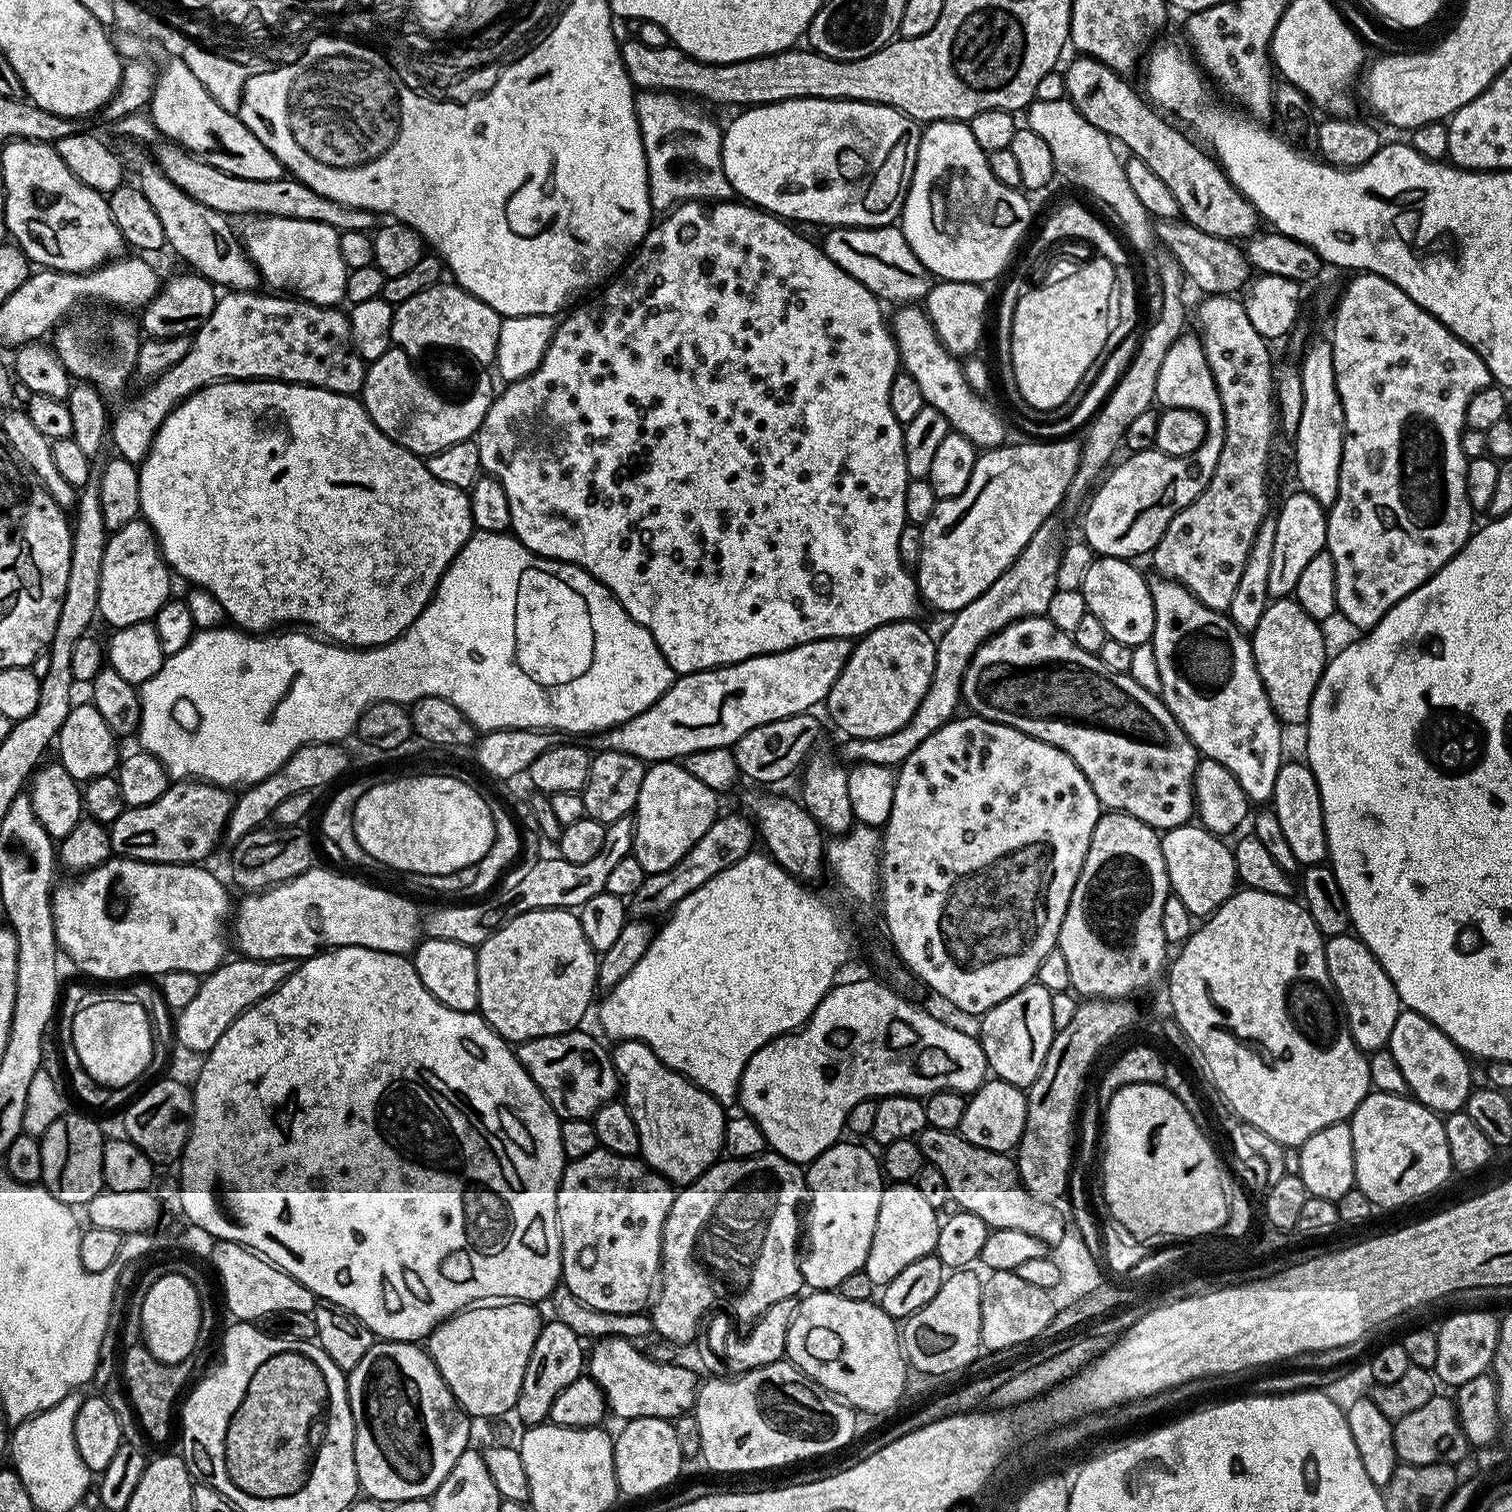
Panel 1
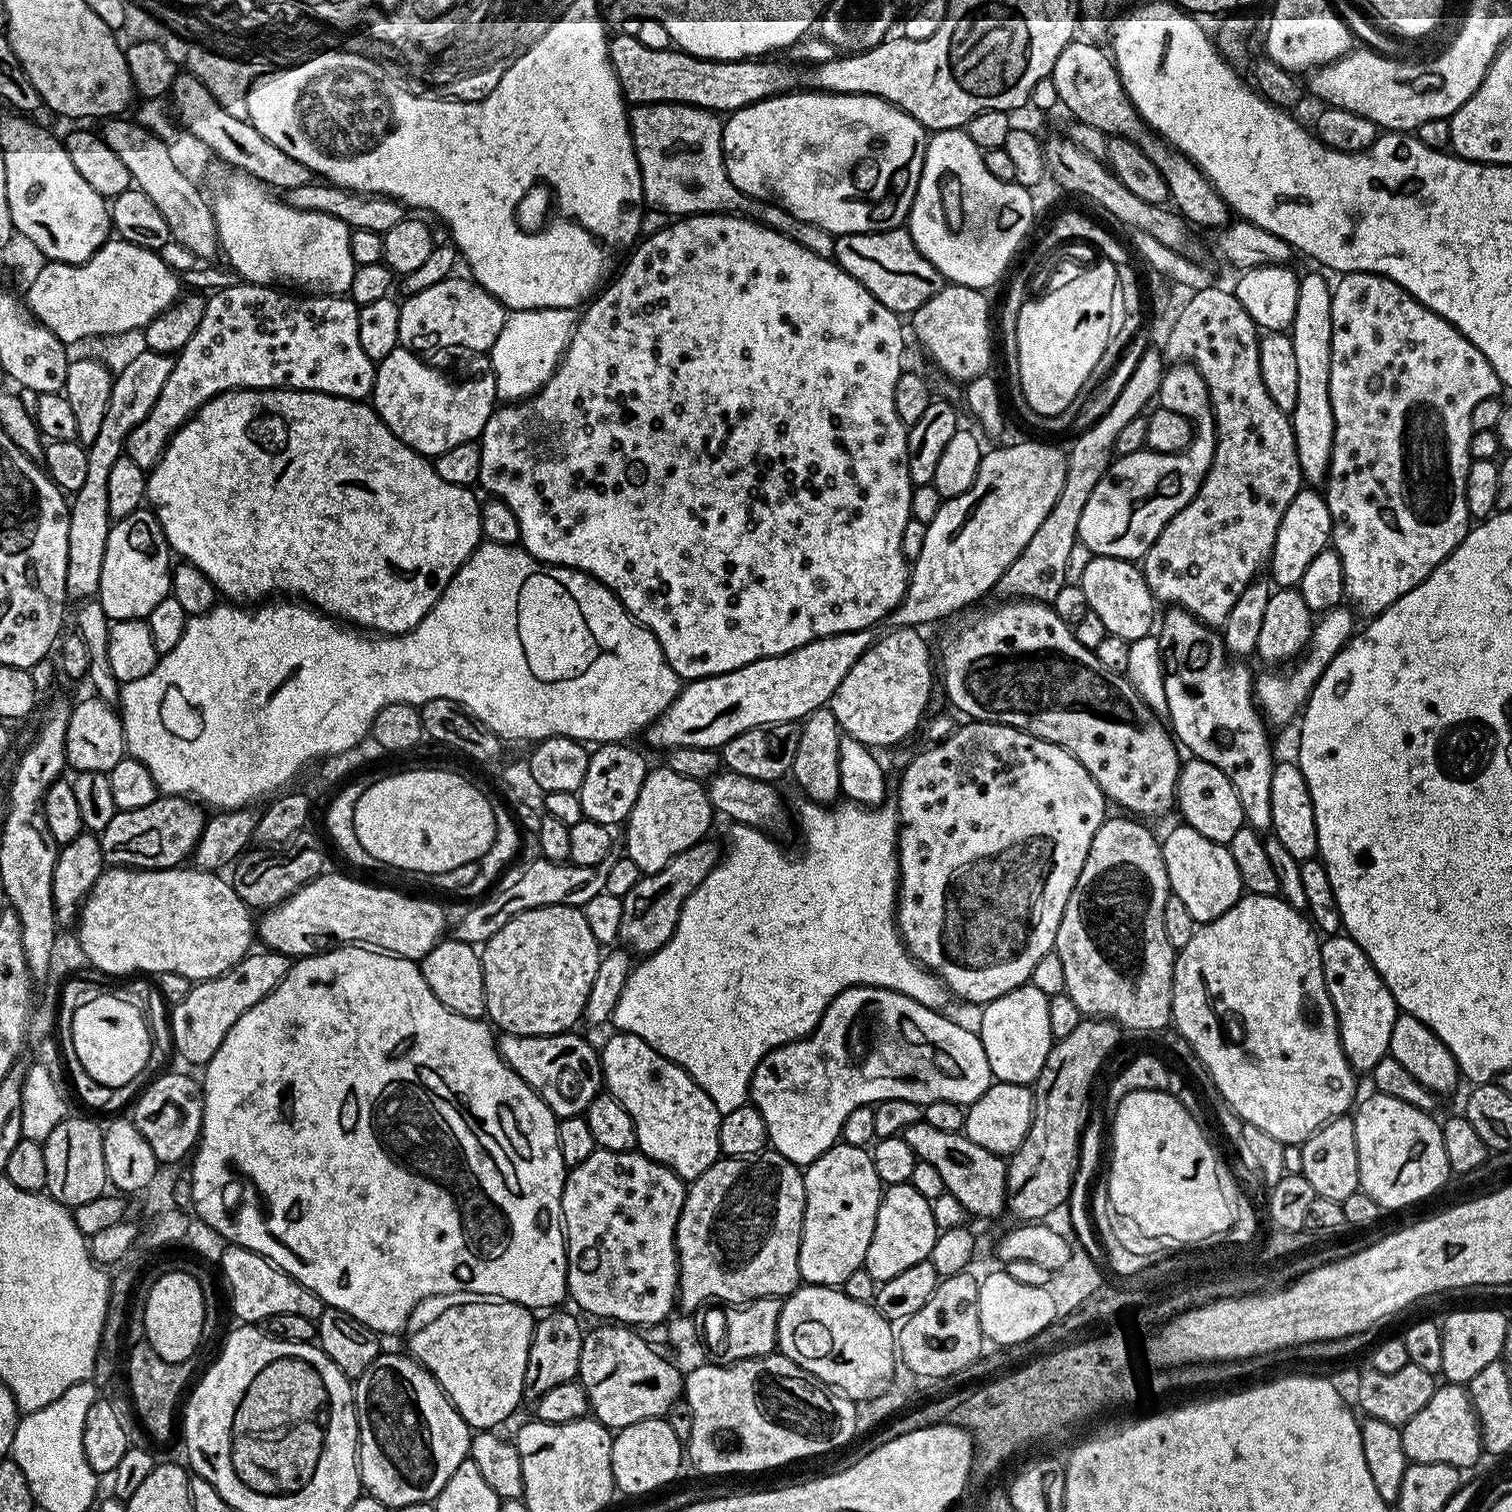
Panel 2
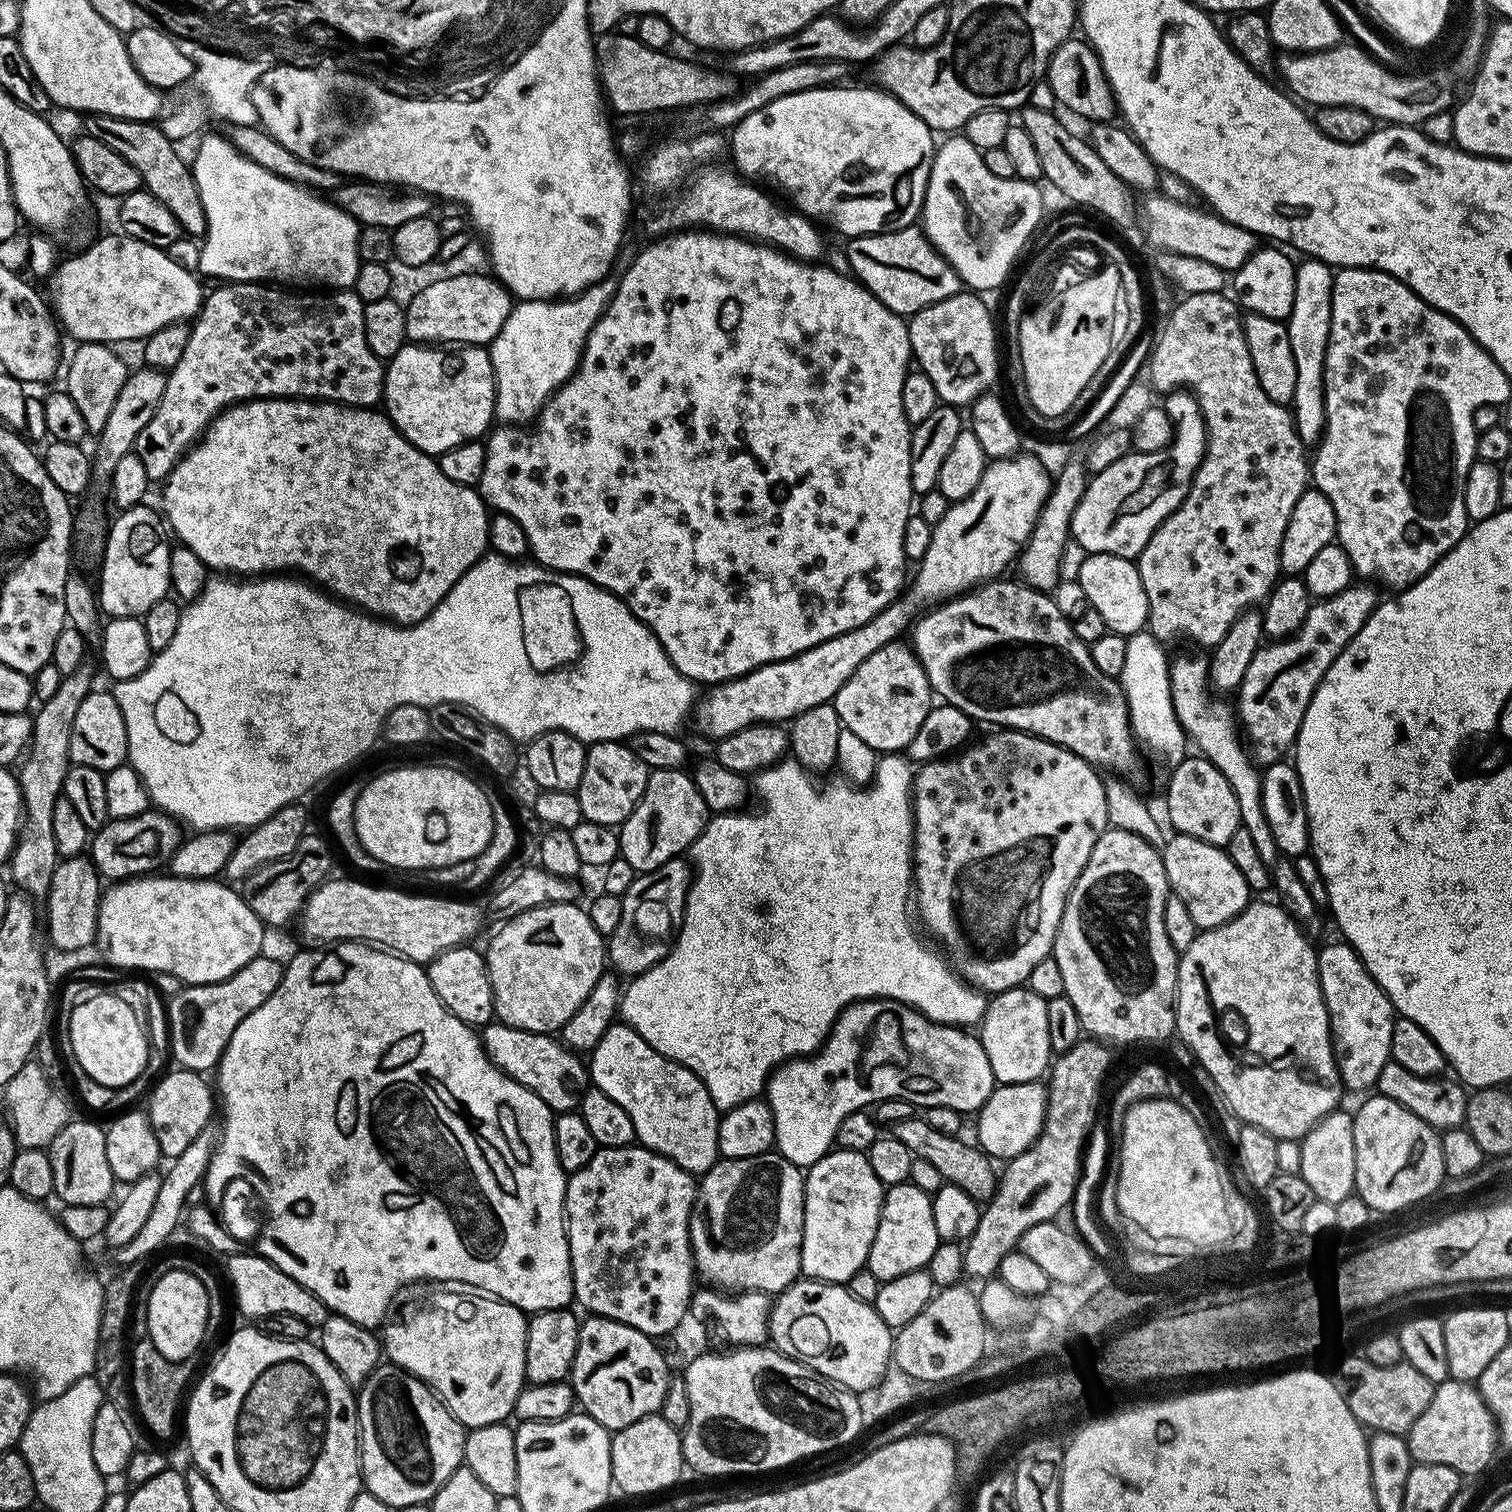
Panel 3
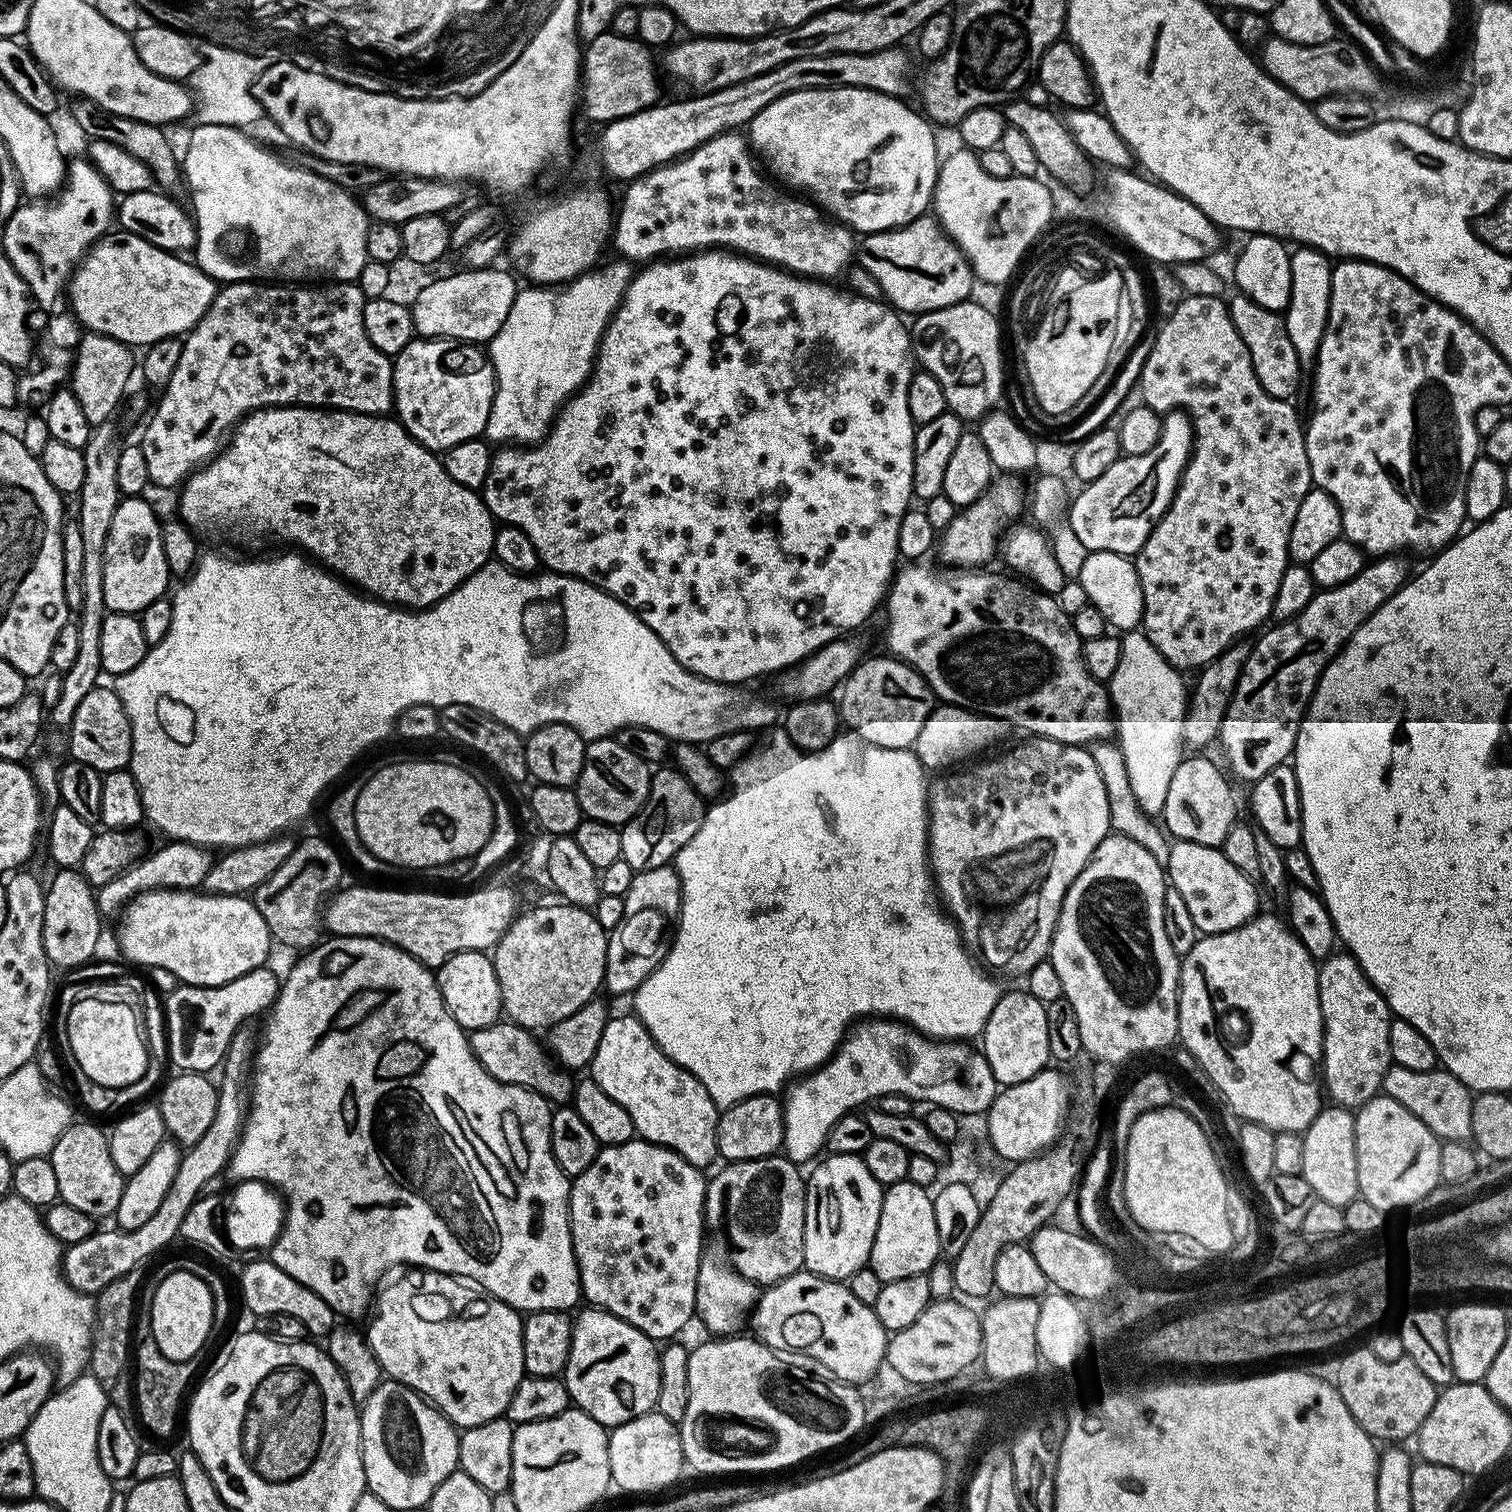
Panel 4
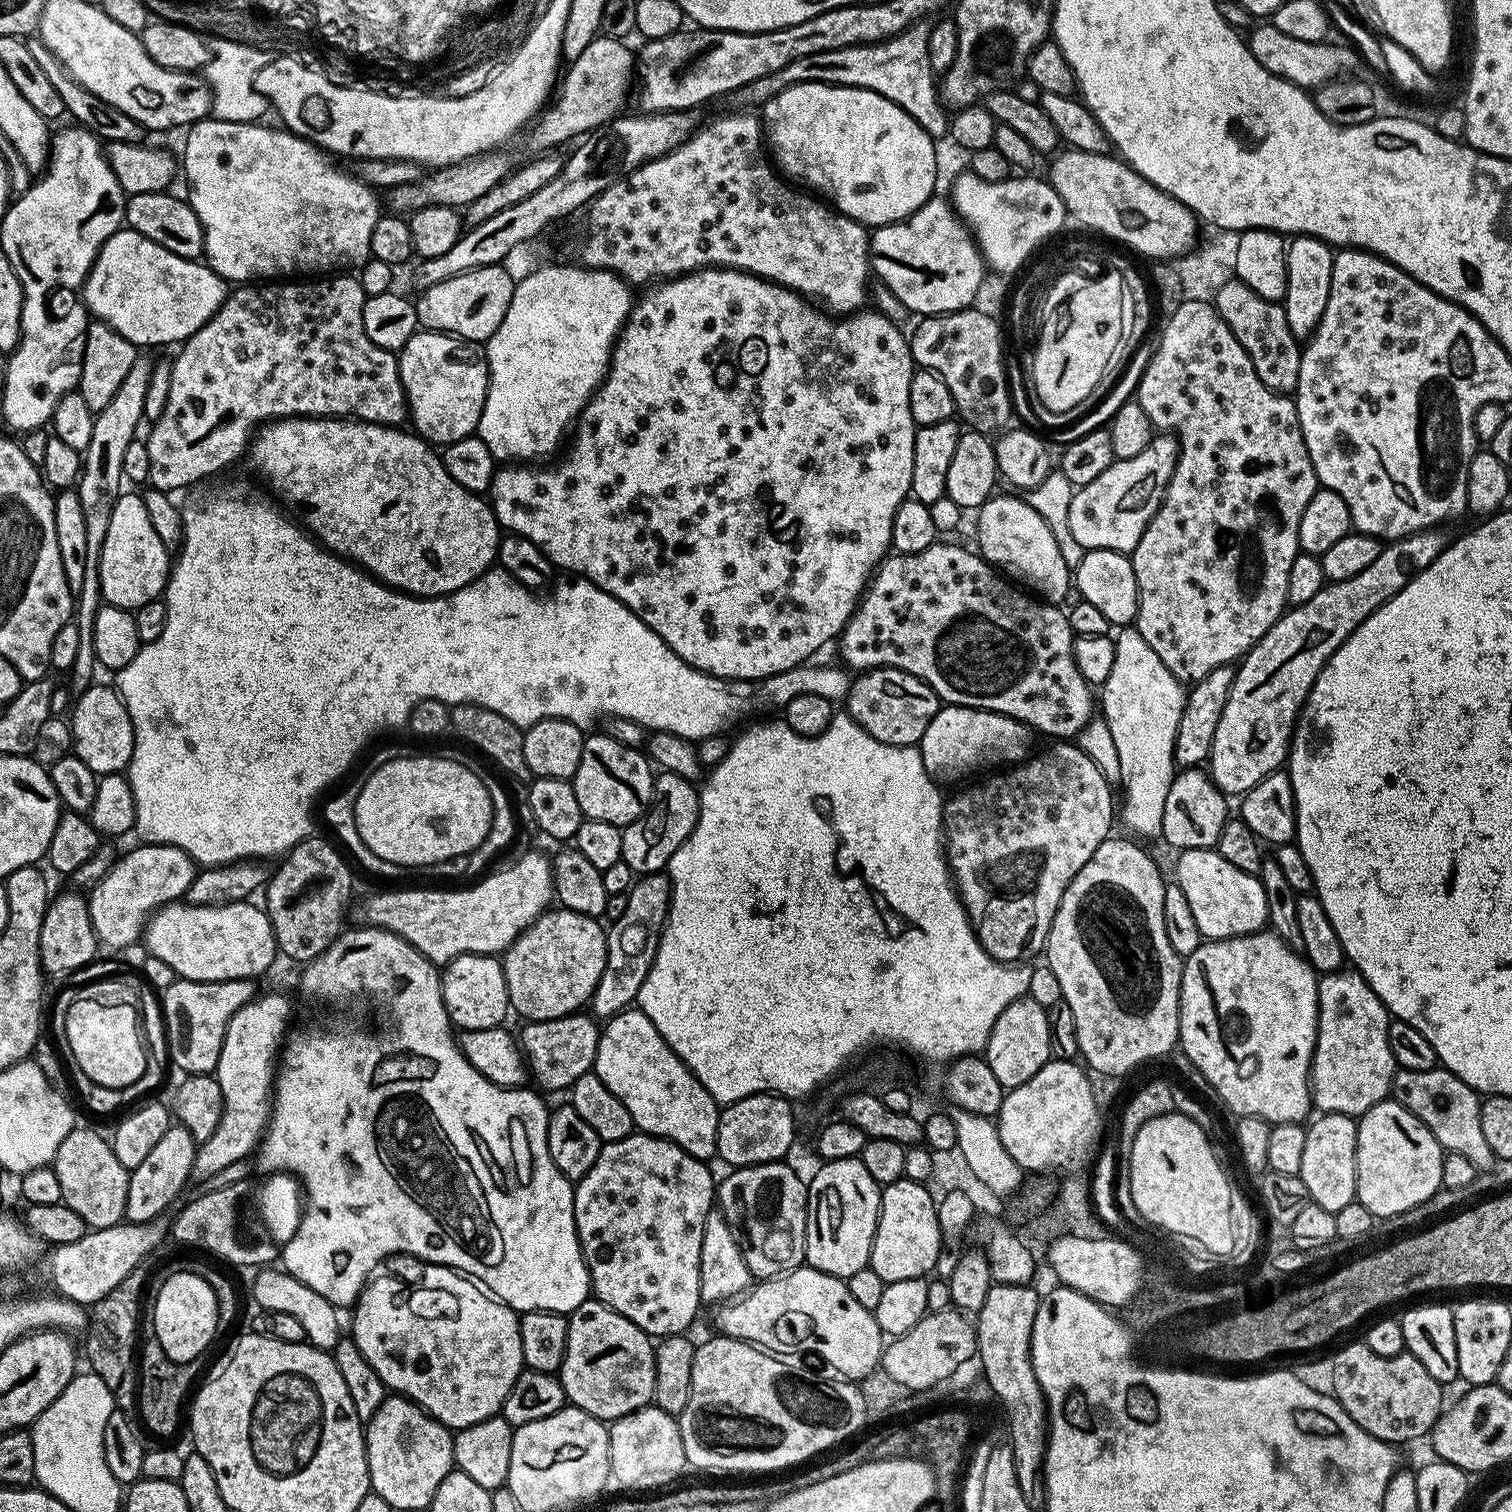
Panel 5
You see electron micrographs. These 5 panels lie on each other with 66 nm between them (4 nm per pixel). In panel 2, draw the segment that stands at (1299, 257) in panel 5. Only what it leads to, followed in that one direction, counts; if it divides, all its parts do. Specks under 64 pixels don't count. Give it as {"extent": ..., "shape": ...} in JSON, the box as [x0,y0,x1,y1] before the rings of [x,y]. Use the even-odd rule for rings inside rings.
{"extent":[1290,276,1336,486],"shape":[[[1308,276],[1300,280],[1298,306],[1294,310],[1290,335],[1294,362],[1298,366],[1298,402],[1290,413],[1290,419],[1300,474],[1309,485],[1320,486],[1325,483],[1328,465],[1332,463],[1332,443],[1336,433],[1334,410],[1328,393],[1332,357],[1332,288],[1322,277]]]}

